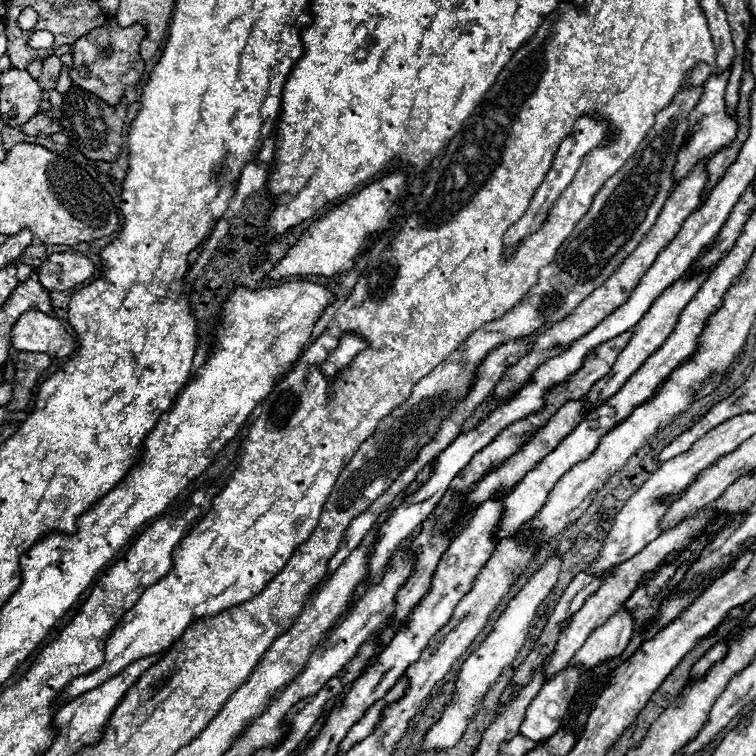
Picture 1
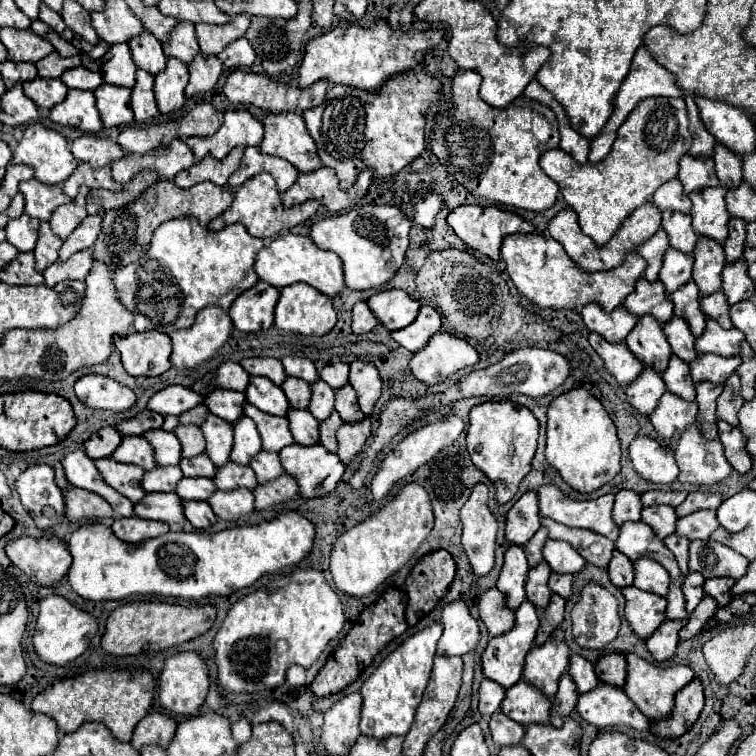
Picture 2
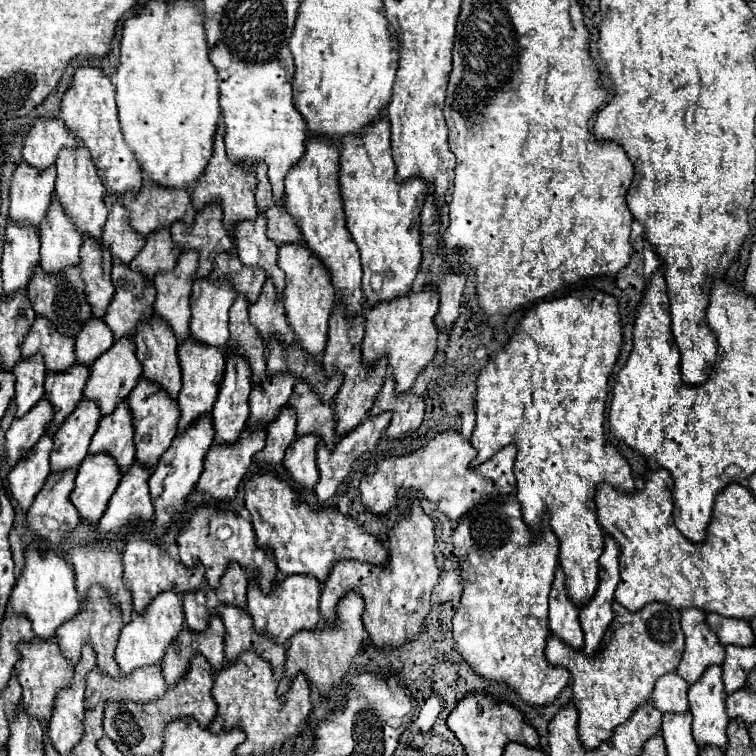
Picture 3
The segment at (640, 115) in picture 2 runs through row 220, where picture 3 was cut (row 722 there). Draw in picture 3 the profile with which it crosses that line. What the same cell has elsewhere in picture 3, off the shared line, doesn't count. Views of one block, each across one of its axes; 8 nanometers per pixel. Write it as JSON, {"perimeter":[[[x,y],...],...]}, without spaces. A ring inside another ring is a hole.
{"perimeter":[[[614,602],[612,610],[614,620],[608,628],[606,642],[602,642],[600,650],[594,656],[582,654],[582,648],[568,646],[562,638],[556,638],[552,632],[546,640],[548,662],[554,666],[564,666],[572,674],[572,702],[578,708],[578,734],[584,748],[596,748],[606,742],[616,726],[624,724],[626,718],[630,718],[630,714],[640,704],[648,702],[654,682],[662,674],[674,672],[678,668],[684,650],[680,610],[662,602],[650,602],[634,614]]]}

